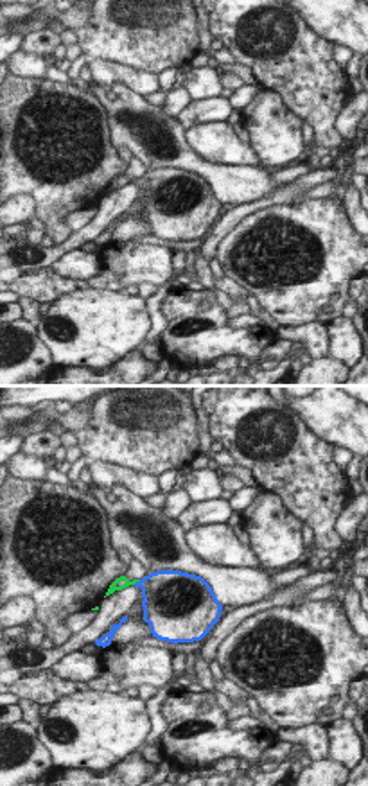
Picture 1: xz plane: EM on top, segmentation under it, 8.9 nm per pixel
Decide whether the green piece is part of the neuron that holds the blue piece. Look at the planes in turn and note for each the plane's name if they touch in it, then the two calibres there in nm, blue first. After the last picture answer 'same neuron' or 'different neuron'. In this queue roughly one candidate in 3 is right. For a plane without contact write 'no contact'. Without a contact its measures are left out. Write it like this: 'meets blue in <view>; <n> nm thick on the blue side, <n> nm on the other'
meets blue in xz; 380 nm thick on the blue side, 120 nm on the other

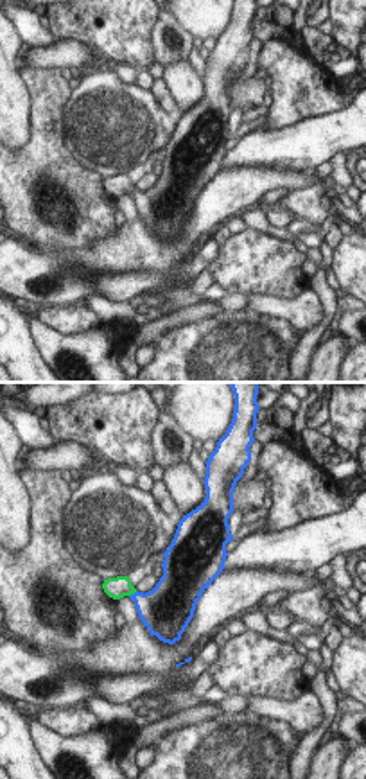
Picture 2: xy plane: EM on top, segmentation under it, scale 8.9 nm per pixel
meets blue in xy; 340 nm thick on the blue side, 190 nm on the other

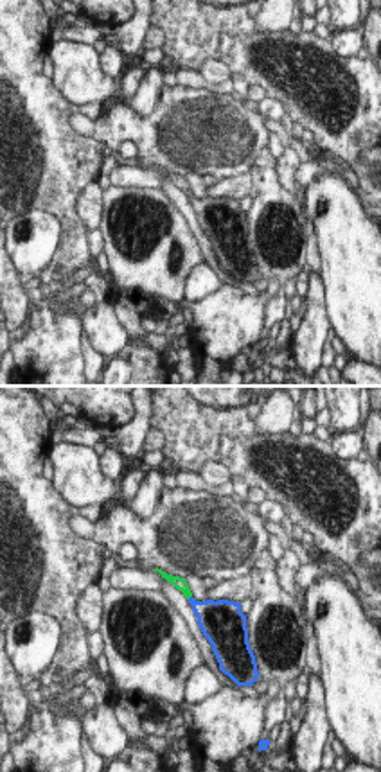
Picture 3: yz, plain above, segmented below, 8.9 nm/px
no contact

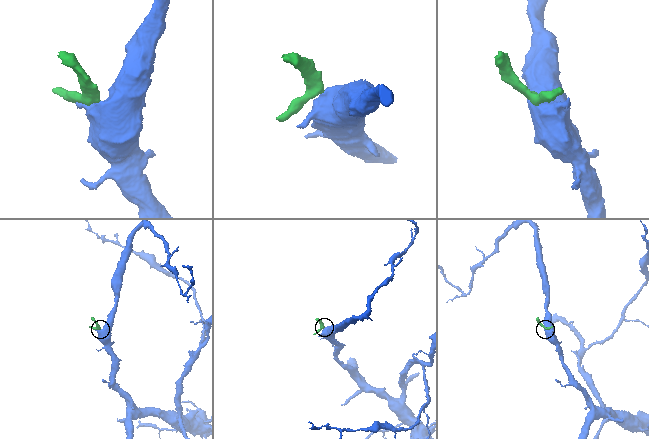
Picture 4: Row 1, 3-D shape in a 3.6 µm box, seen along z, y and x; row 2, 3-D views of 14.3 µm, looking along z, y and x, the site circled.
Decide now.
same neuron

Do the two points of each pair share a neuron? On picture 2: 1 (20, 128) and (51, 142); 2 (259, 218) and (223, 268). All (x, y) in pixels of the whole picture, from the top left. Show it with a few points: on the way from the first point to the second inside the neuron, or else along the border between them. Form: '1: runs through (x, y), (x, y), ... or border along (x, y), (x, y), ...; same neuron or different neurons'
1: border along (31, 90), (31, 140), (18, 151); different neurons
2: border along (248, 227), (291, 243); different neurons

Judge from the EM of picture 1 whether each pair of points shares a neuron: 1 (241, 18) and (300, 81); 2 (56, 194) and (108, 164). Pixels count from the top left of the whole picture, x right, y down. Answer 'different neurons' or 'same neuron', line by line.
1: same neuron
2: same neuron

